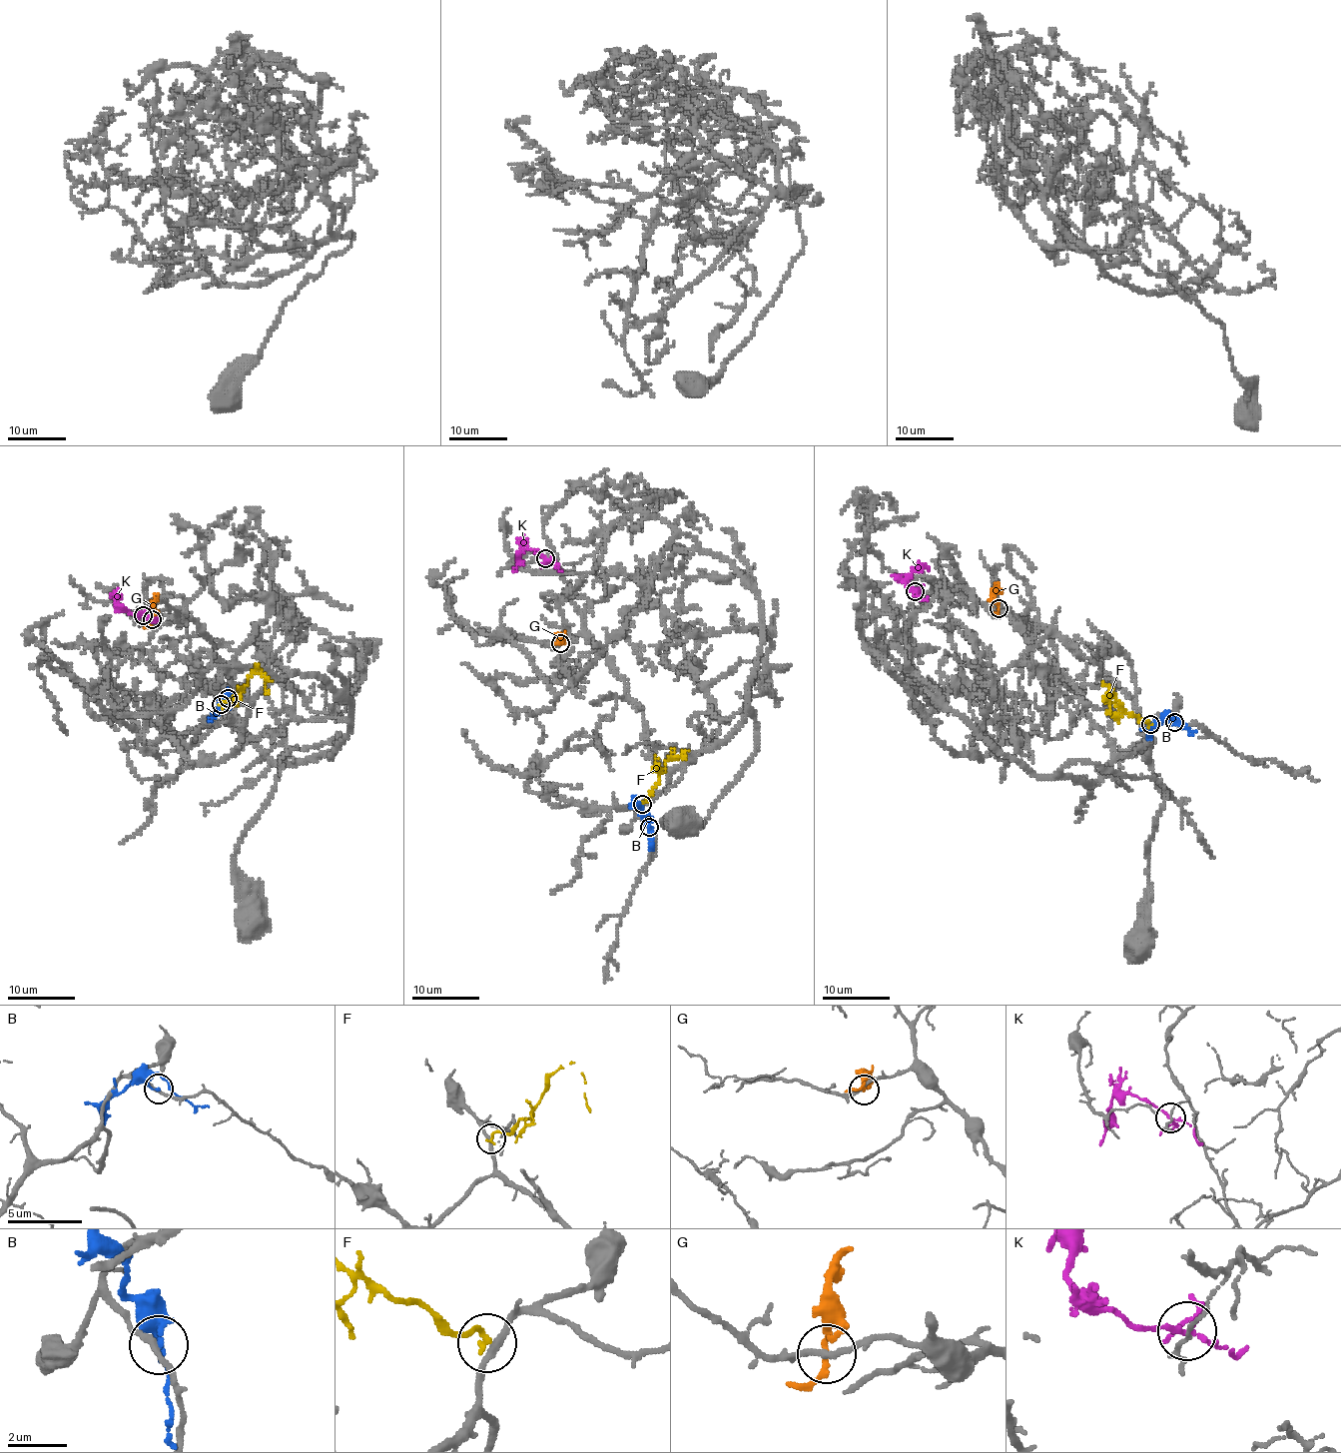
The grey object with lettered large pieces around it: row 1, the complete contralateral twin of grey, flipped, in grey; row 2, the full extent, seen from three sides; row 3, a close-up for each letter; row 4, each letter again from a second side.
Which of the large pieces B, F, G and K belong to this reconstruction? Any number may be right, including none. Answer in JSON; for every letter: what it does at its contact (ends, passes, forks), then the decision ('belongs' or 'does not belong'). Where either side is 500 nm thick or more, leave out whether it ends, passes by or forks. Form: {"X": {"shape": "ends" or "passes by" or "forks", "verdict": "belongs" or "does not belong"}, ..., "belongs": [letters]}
{"B": {"shape": "ends", "verdict": "does not belong"}, "F": {"shape": "ends", "verdict": "belongs"}, "G": {"shape": "passes by", "verdict": "does not belong"}, "K": {"shape": "forks", "verdict": "does not belong"}, "belongs": ["F"]}

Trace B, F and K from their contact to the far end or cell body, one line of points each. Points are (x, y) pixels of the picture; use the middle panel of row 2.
B: (649, 827), (638, 806), (630, 805)
F: (641, 804), (649, 795), (663, 764), (684, 754)
K: (545, 559), (524, 548), (517, 554), (514, 572)

